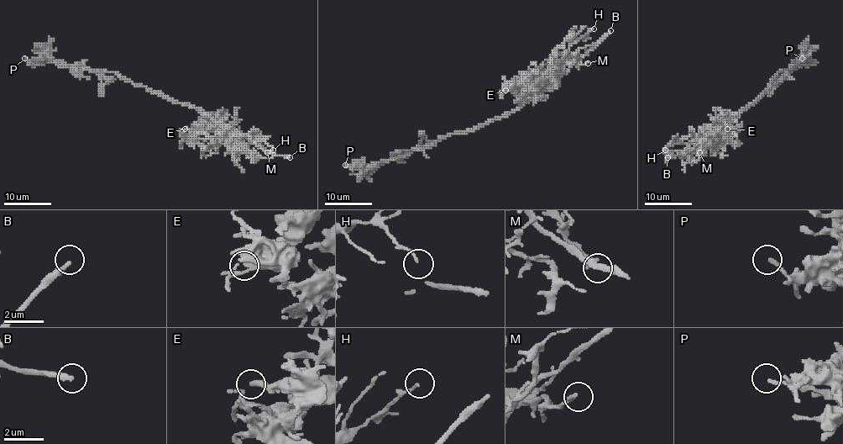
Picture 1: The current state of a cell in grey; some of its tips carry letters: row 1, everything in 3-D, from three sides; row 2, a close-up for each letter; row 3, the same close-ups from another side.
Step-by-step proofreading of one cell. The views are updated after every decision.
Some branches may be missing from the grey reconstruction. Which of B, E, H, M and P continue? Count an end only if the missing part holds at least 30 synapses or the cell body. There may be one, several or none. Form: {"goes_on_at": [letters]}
{"goes_on_at": ["B"]}

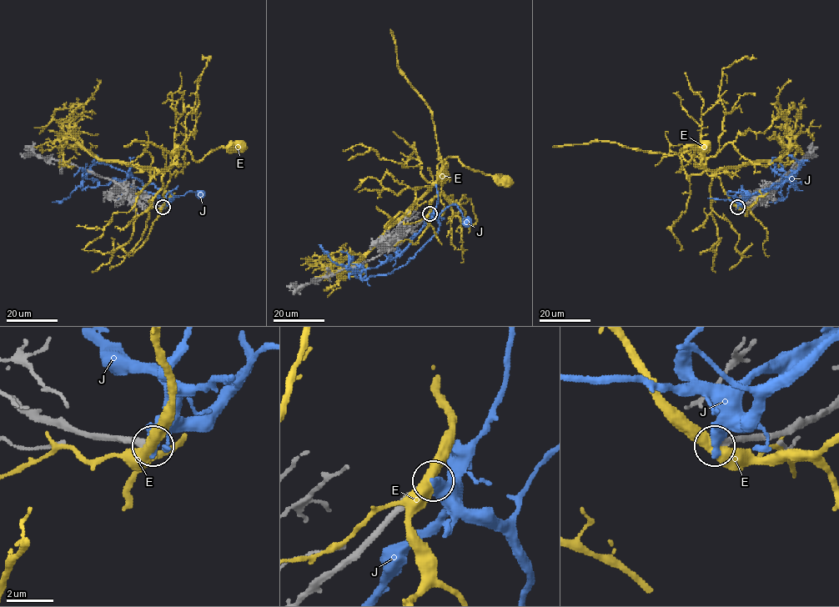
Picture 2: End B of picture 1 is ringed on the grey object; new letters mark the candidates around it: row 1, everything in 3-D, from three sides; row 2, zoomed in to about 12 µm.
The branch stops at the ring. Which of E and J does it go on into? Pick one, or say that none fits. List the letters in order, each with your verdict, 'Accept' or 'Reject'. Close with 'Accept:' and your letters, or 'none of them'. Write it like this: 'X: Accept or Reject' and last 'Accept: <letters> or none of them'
E: Reject
J: Reject
Accept: none of them

